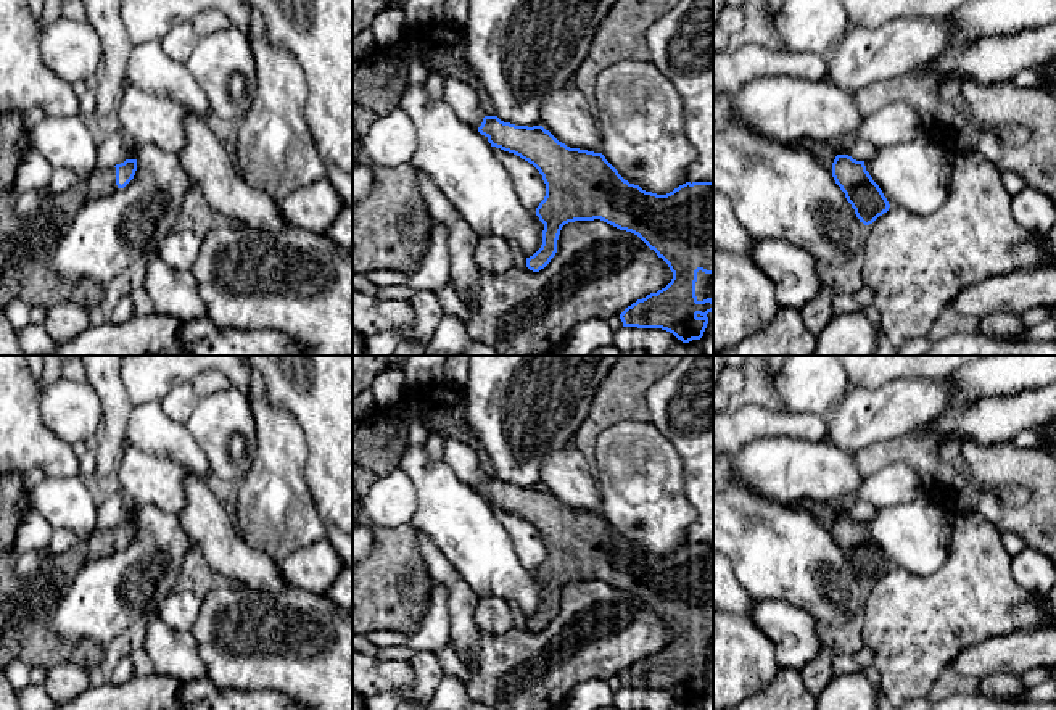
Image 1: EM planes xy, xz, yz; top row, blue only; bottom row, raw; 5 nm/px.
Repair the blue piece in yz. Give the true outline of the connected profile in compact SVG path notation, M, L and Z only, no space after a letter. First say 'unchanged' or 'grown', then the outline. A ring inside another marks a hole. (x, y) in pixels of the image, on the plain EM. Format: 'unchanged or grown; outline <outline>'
grown; outline M794 502L789 507L806 510L819 523L832 528L835 544L845 554L847 562L864 586L872 584L889 572L890 565L866 531L864 522L856 522L848 515L837 515L831 504Z

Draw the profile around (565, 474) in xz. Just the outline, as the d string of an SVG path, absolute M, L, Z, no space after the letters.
M571 443L544 457L541 486L570 509L600 514L597 481L584 456Z

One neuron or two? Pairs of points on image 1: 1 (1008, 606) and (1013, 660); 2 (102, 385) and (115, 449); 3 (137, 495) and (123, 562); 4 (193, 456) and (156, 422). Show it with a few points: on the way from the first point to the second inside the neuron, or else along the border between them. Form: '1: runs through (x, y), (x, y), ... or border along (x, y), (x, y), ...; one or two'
1: border along (1039, 628), (989, 636), (976, 644); two
2: runs through (115, 401), (115, 433); one
3: border along (139, 506), (156, 506), (176, 514); two
4: runs through (184, 449), (166, 432); one

